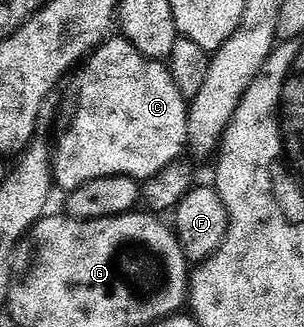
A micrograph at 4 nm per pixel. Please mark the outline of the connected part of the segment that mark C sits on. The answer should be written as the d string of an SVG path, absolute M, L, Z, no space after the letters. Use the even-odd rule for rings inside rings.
M125 38L114 39L106 39L81 65L77 73L78 101L74 104L74 117L66 132L60 133L58 141L52 144L54 183L66 194L96 178L130 176L139 182L151 180L164 166L183 159L182 151L190 140L188 101L176 90L169 67L163 61L141 56Z

